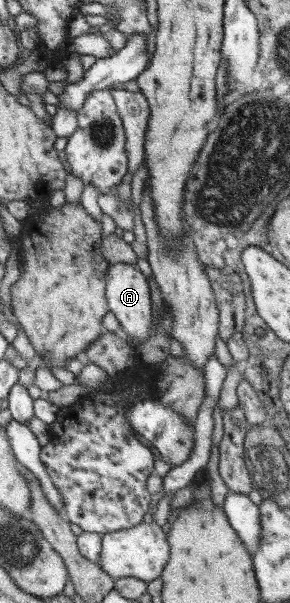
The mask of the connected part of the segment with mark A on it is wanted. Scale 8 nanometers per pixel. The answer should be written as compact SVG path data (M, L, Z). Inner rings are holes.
M118 263L110 266L107 272L107 299L109 310L114 312L121 322L122 333L128 334L128 341L132 345L132 339L137 340L139 346L152 336L153 312L152 312L152 292L148 286L148 278L142 275L136 265L128 263Z

